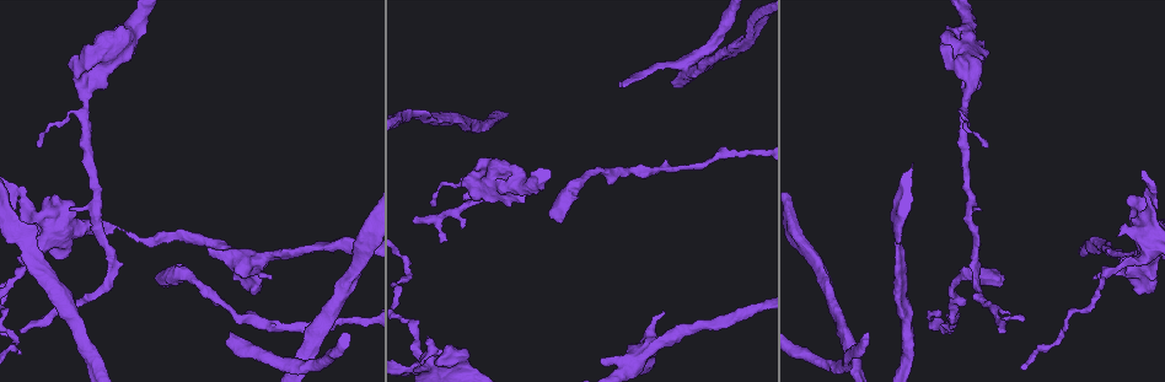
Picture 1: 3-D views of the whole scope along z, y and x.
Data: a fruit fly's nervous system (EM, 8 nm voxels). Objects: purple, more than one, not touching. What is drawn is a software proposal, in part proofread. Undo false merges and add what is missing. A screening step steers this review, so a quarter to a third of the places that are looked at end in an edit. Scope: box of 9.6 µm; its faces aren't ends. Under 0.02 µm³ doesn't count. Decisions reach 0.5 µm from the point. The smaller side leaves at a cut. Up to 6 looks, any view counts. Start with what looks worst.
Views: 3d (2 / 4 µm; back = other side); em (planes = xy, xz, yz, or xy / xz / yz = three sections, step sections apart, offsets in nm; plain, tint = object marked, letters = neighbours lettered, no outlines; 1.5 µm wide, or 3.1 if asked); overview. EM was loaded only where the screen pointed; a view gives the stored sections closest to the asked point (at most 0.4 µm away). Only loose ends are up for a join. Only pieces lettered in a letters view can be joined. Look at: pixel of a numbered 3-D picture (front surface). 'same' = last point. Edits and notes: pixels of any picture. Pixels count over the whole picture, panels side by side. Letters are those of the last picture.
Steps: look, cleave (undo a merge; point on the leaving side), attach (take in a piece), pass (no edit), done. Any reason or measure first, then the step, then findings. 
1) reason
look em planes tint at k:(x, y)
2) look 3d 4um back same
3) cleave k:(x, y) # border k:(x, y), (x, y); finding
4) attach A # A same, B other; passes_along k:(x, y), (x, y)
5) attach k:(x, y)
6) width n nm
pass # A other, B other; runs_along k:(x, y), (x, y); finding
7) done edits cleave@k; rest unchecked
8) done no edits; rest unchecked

free end
look 3d 4um at 1:(209, 250)

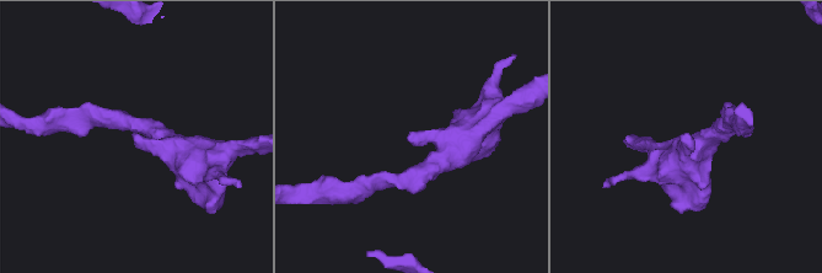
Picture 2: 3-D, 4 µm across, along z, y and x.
look em planes letters at 2:(133, 136)

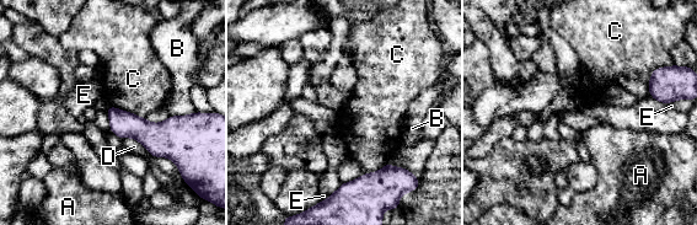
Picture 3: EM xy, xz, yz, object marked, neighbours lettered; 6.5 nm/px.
pass # A other, B other, C other, D other, E other; none of them fits

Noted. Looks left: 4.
four arms meet
look em planes tint at 1:(686, 65)

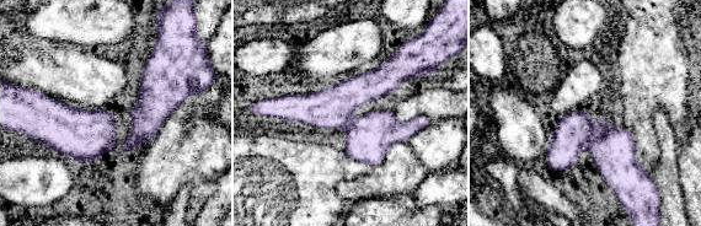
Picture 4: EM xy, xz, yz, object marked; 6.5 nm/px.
look em planes letters same

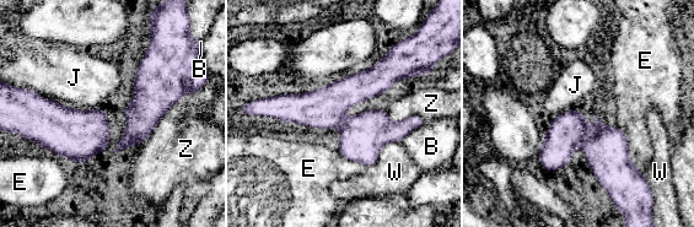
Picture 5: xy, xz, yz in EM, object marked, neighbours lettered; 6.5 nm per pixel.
pass # B other, E other, J other, W other, Z other; runs_along 5:(177, 86), (113, 151), (39, 138); one neuron here

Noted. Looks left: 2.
branch stops here
look 3d 4um at 1:(441, 241)

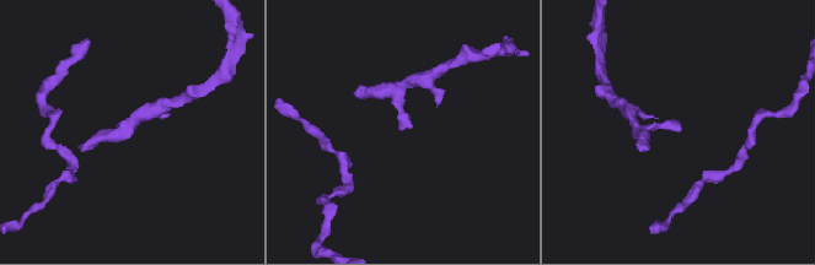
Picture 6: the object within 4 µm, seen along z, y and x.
look em planes letters at 6:(401, 129)

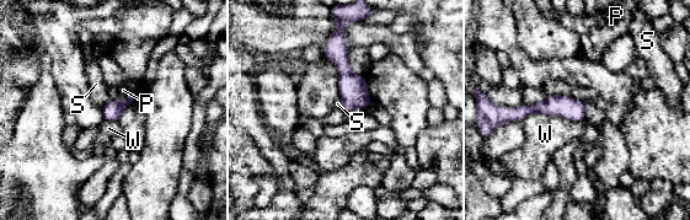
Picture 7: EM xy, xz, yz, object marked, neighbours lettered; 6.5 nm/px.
pass # P other, S other, W other; border 7:(110, 100), (102, 106); none of them fits

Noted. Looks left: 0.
done no edits; rest unchecked

